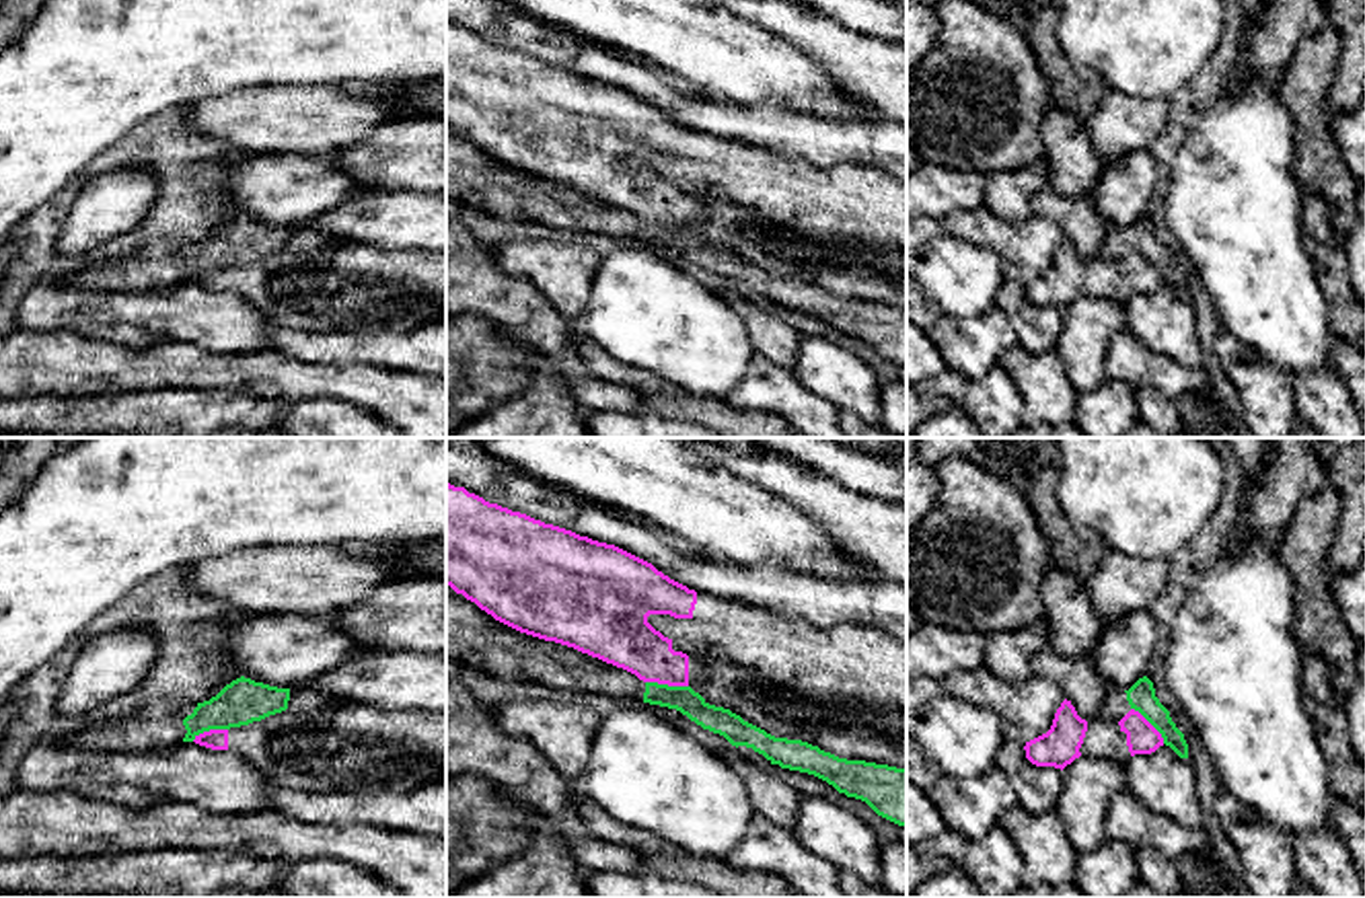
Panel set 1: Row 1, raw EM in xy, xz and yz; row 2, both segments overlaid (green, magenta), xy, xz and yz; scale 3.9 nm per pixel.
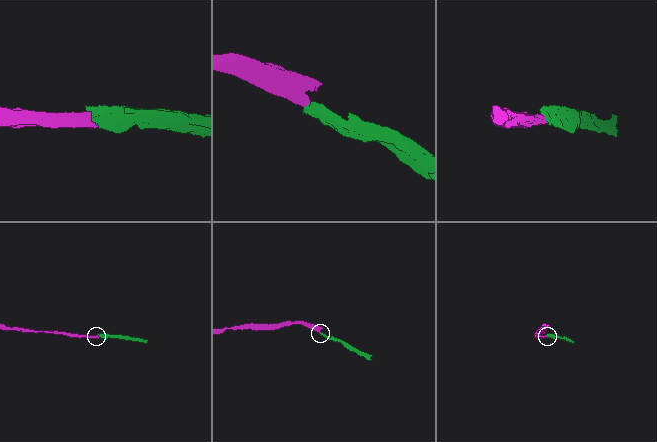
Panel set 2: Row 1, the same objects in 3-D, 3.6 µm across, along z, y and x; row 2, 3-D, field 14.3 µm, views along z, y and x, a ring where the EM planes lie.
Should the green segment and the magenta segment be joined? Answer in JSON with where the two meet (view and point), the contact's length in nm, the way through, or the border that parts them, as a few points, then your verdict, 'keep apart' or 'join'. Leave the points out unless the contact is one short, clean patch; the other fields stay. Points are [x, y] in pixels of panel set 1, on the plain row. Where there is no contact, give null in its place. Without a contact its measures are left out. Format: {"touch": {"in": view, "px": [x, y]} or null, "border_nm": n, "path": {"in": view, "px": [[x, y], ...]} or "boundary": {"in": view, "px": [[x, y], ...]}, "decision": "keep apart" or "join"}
{"touch": {"in": "xz", "px": [667, 225]}, "border_nm": 170, "boundary": {"in": "xz", "px": [[646, 220], [687, 227]]}, "decision": "keep apart"}

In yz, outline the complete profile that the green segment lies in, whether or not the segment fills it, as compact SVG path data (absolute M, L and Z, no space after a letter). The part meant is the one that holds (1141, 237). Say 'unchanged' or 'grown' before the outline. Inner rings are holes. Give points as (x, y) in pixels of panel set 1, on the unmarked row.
unchanged | M1143 216L1124 232L1131 249L1139 251L1161 273L1164 284L1170 286L1180 298L1188 298L1184 273L1176 267L1170 251L1155 236L1153 222Z

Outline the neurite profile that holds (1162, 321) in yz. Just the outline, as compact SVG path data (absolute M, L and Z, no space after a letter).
M1159 286L1151 294L1135 294L1122 300L1127 331L1155 353L1164 353L1182 366L1203 366L1203 345L1194 308L1188 298L1180 298L1170 286Z

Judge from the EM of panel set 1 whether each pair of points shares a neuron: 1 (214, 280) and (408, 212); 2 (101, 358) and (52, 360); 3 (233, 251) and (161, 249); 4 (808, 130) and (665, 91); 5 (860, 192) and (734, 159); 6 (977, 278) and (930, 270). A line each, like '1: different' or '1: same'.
1: different
2: same
3: same
4: same
5: same
6: same

